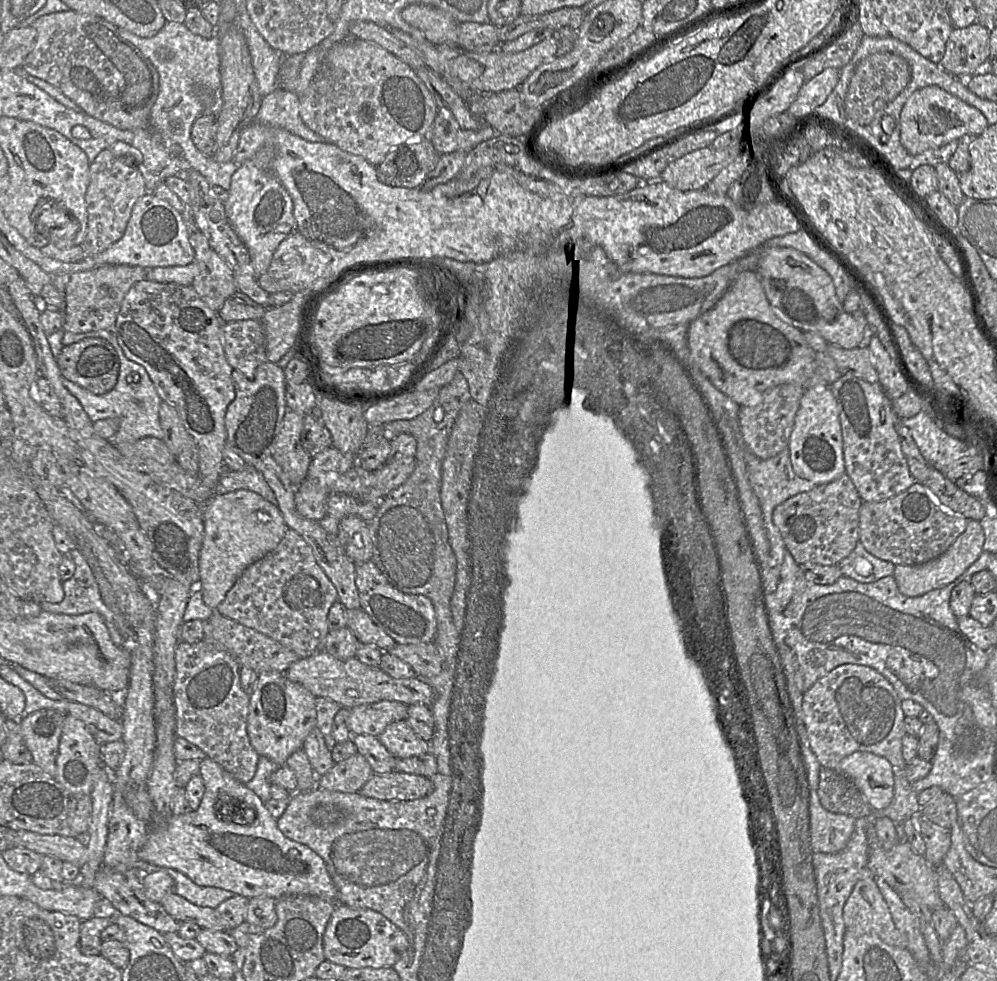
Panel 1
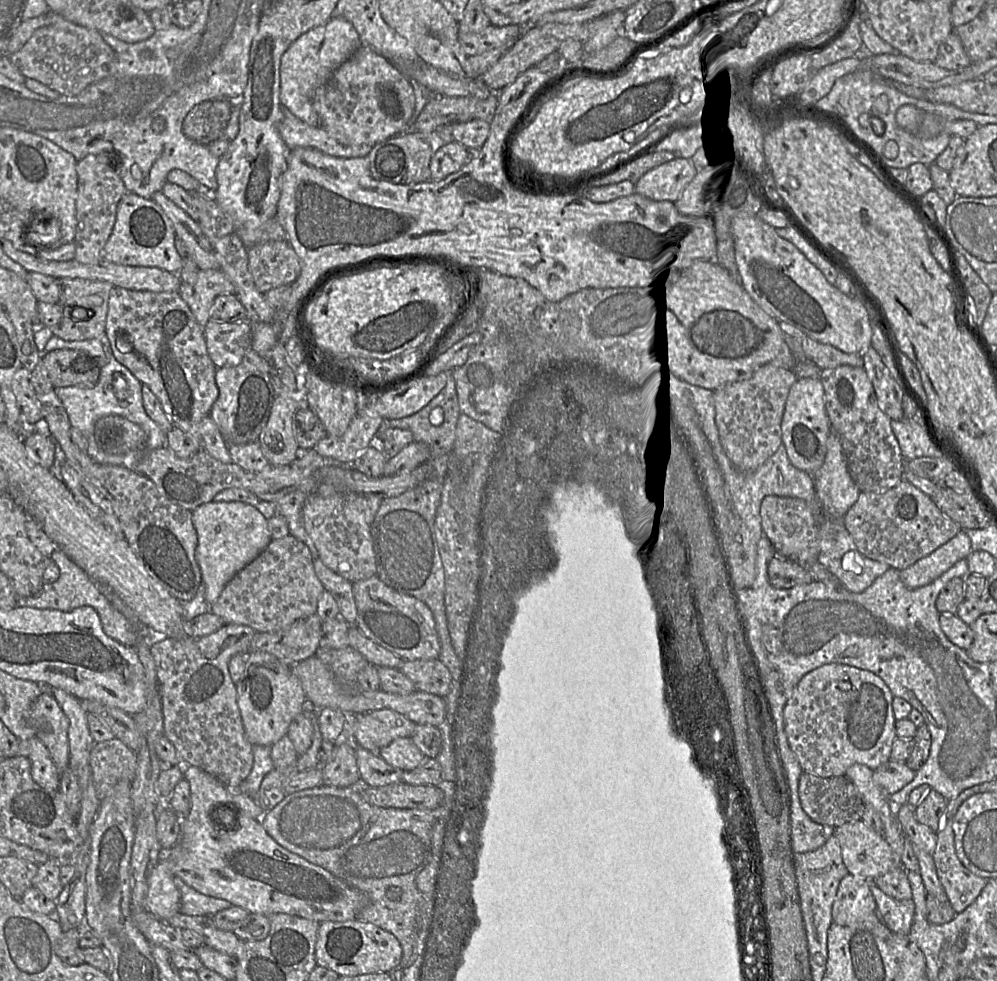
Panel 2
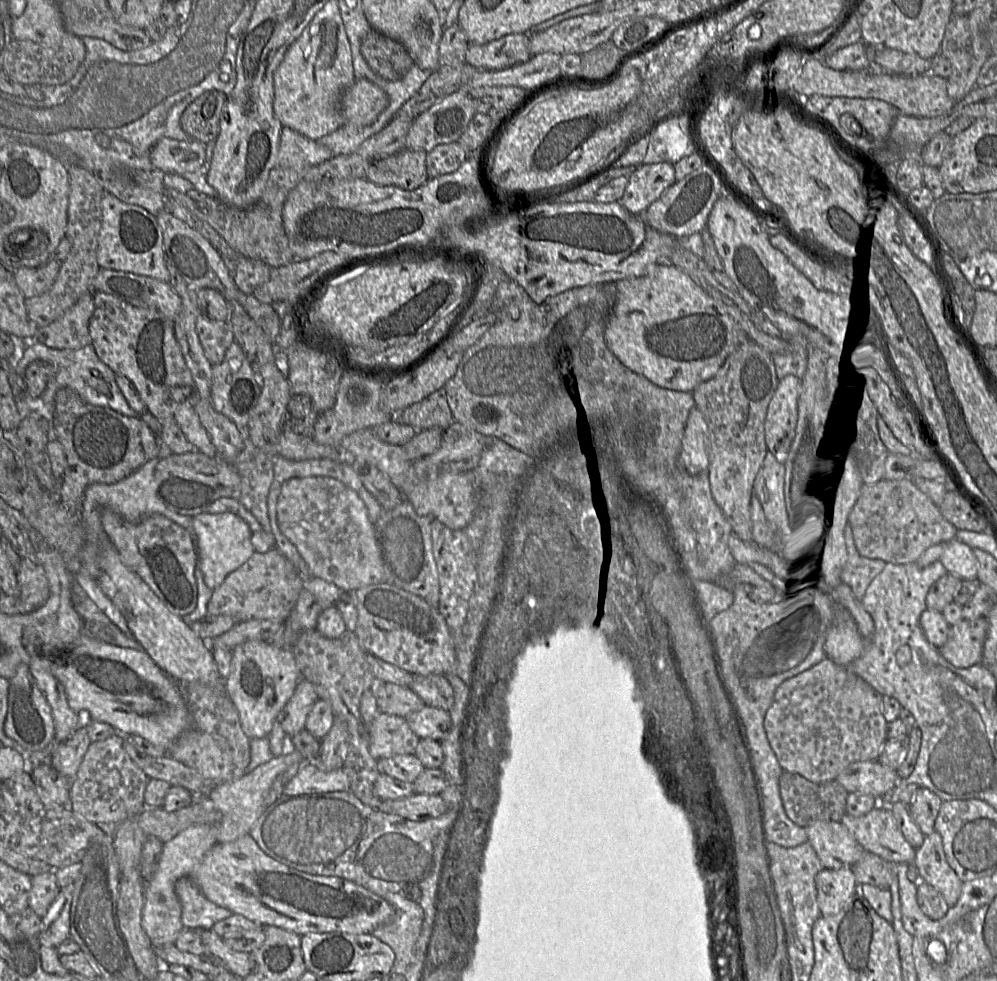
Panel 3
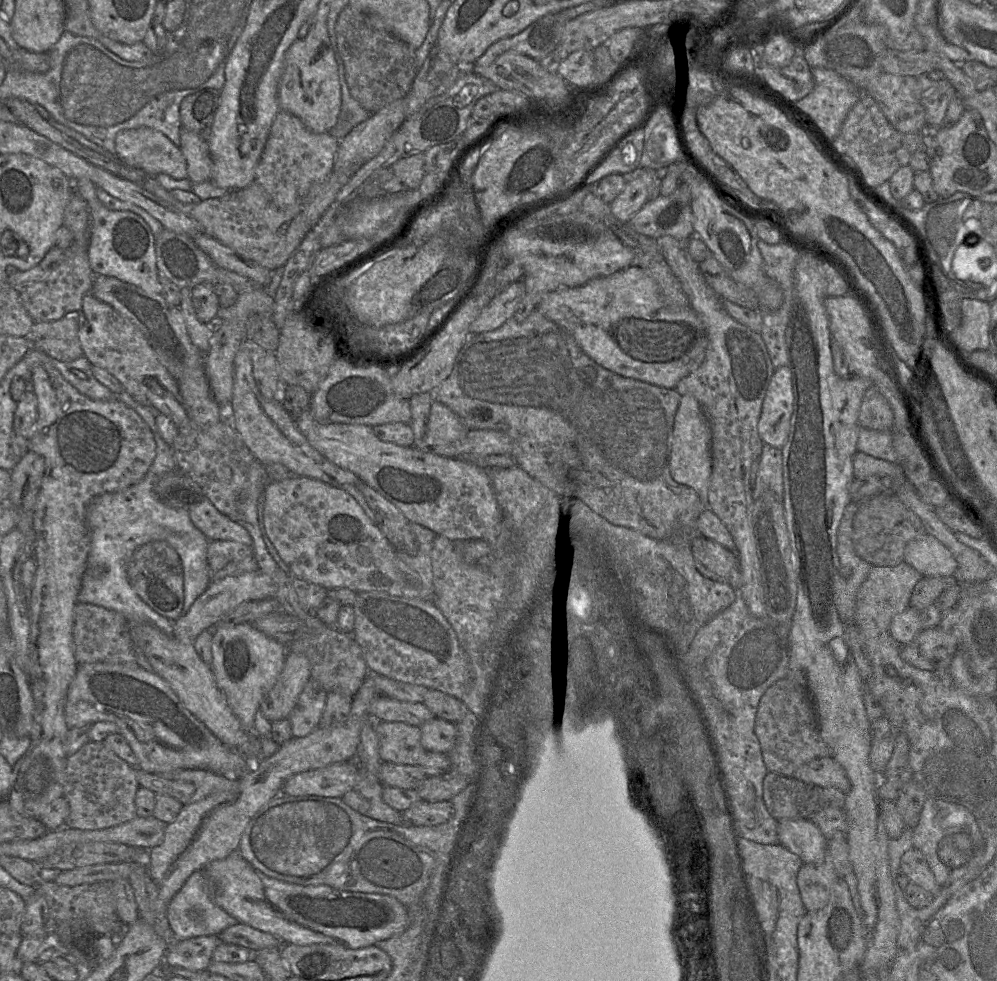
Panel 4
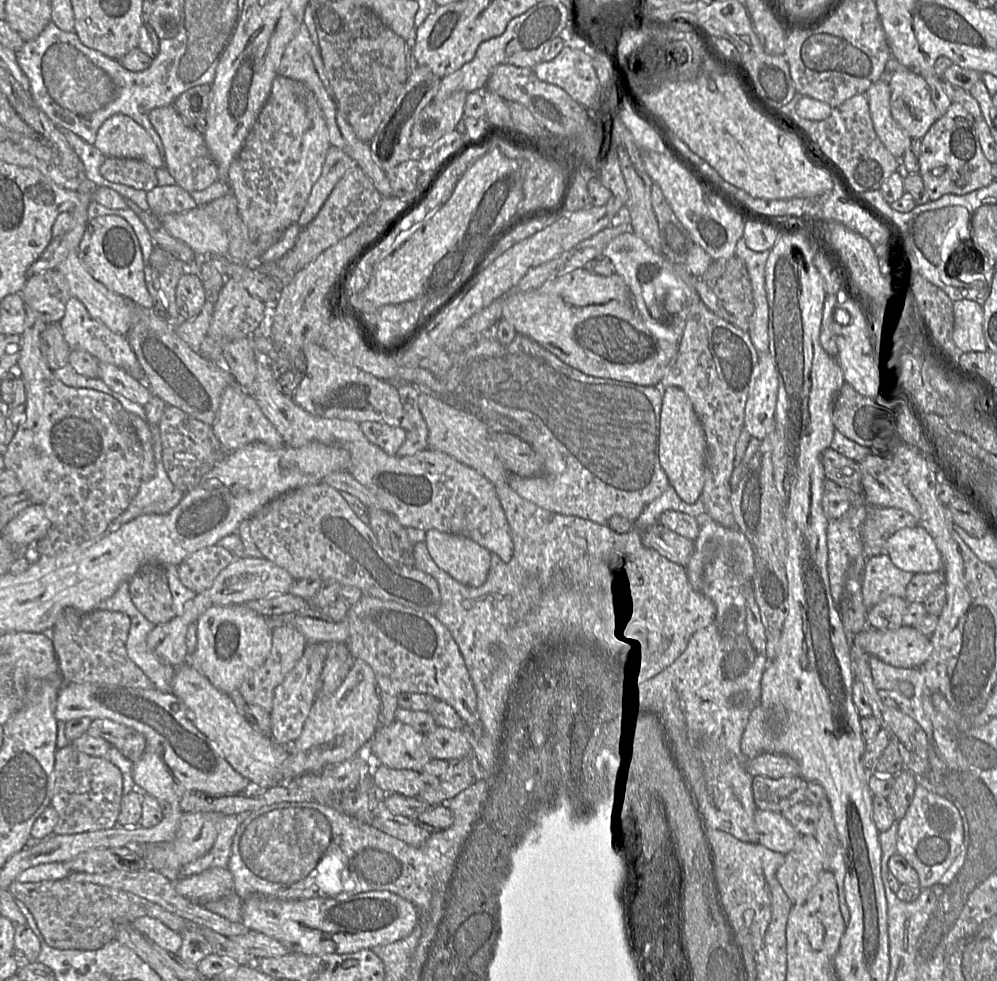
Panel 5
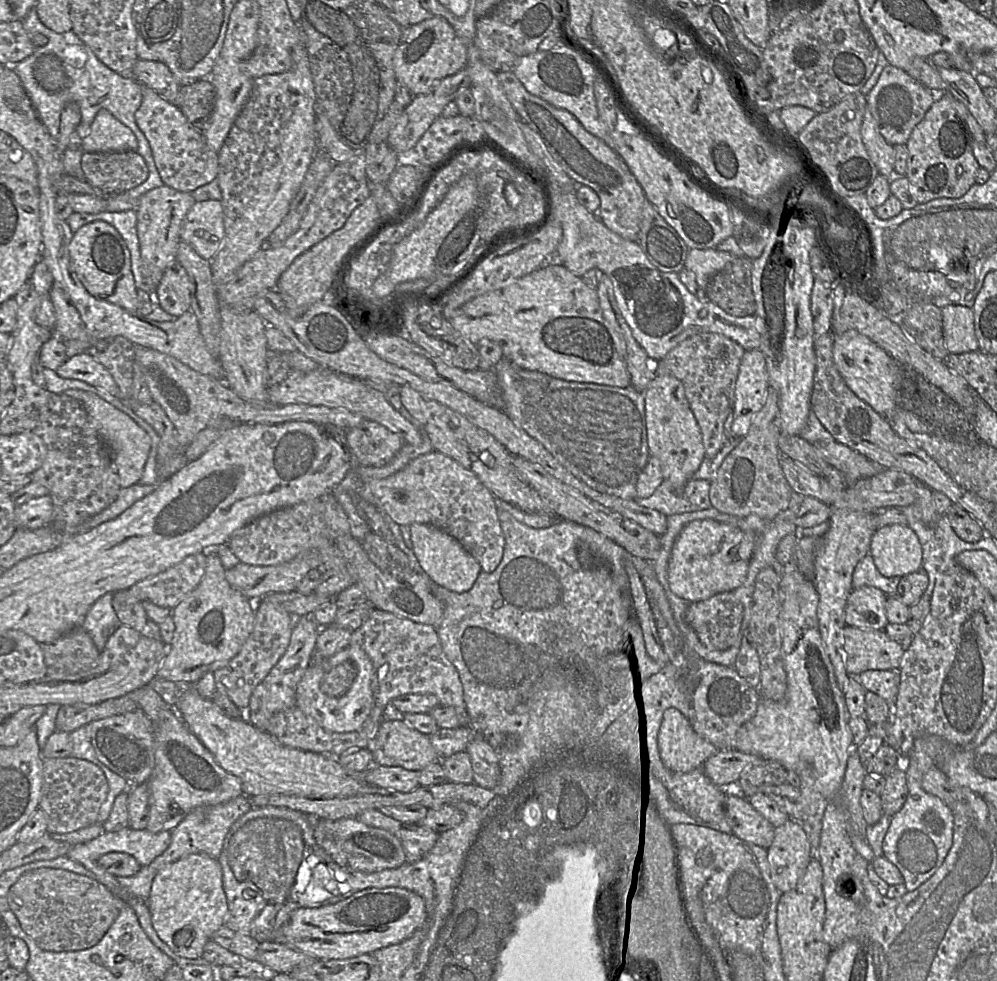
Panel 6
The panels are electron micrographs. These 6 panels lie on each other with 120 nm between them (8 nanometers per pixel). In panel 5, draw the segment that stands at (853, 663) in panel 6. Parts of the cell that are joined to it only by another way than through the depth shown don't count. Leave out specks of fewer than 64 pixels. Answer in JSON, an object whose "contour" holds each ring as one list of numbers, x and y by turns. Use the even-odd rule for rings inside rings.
{"contour":[[909,626,895,630,867,627,854,635,853,643,869,656,898,668,919,668,931,653,930,638]]}

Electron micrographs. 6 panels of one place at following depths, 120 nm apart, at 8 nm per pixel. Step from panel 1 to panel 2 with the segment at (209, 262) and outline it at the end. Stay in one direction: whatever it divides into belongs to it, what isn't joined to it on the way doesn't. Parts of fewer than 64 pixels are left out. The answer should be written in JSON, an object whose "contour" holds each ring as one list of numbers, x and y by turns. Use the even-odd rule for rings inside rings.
{"contour":[[219,269,199,270,196,282,182,283,180,296,189,306,198,324,204,328,211,319,210,310,219,295,235,294,232,282]]}

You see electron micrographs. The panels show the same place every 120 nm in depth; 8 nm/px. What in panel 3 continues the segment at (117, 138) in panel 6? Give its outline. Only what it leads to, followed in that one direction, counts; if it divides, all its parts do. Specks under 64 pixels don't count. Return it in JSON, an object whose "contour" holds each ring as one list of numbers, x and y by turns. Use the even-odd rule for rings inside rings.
{"contour":[[164,137,152,147,150,161,165,173,182,176,196,171,204,162,210,162,213,148,214,141,205,144,195,139,180,141]]}

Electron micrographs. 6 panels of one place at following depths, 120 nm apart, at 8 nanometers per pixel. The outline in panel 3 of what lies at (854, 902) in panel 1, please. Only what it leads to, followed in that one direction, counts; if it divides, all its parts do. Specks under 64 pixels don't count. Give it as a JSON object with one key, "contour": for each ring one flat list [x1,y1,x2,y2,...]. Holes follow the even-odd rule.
{"contour":[[824,868,815,877,817,902,823,916,839,913,856,895,859,884,851,868]]}

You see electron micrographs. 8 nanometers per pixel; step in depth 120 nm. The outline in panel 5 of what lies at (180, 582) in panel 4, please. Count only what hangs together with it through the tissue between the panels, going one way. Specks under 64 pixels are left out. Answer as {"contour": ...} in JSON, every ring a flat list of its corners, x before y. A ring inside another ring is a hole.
{"contour":[[143,565,130,579,129,592,136,608,156,627,175,618,168,574,163,565]]}

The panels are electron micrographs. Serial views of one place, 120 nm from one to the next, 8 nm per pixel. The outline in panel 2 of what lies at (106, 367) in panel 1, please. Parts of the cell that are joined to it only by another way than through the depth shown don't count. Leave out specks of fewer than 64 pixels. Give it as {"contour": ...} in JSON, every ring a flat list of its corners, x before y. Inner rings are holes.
{"contour":[[71,349,51,351,42,356,41,363,55,388,80,386,92,388,100,376,98,358,87,352]]}

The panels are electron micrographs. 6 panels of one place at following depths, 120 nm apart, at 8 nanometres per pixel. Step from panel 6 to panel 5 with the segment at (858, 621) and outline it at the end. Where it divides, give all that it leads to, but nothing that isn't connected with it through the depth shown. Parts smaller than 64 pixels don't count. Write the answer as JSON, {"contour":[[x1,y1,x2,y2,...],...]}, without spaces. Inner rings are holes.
{"contour":[[888,596,867,610,867,624,877,630,895,630,903,625,907,604,905,598]]}

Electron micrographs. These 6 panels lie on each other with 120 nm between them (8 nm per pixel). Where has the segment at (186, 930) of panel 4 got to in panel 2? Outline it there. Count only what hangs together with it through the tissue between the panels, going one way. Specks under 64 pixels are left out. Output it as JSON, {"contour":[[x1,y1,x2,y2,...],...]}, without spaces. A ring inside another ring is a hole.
{"contour":[[174,876,174,883,180,894,180,912,189,916,213,916,217,912,227,909,231,903,227,900,204,895,188,886,180,877]]}

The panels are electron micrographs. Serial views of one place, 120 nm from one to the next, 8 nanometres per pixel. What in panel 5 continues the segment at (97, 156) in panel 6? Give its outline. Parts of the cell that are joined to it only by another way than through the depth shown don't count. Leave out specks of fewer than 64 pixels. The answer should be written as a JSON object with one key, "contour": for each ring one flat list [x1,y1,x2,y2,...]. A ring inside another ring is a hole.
{"contour":[[106,157,100,174,108,181,146,192,158,185,156,169,143,160]]}

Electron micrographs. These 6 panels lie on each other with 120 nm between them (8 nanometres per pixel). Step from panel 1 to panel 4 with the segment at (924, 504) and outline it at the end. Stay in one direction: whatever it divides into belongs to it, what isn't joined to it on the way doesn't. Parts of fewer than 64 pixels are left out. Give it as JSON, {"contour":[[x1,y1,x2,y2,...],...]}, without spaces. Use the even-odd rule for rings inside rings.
{"contour":[[880,493,860,502,852,520,852,542,859,557,872,566,896,566,904,561,908,542,927,534,920,518,894,493]]}

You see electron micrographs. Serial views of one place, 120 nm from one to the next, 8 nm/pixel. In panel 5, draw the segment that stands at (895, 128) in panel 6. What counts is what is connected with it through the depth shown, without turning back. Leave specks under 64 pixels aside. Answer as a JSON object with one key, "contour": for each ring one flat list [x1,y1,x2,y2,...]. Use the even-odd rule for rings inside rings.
{"contour":[[912,70,889,74,891,114,912,139,922,139,938,119,925,79]]}

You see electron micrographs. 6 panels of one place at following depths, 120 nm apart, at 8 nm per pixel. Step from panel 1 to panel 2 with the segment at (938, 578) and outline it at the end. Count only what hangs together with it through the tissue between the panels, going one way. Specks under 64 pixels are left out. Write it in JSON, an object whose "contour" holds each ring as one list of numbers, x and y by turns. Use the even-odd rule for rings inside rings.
{"contour":[[961,530,929,555,917,560,908,568,899,570,900,579,909,589,925,586,940,577,958,561,966,559,971,552,970,538,965,530]]}

